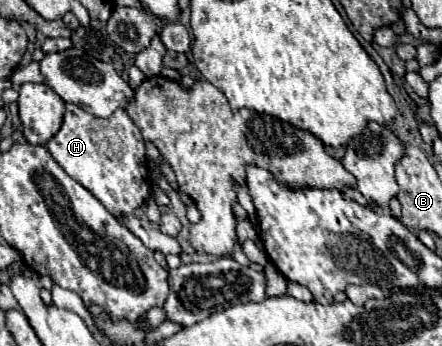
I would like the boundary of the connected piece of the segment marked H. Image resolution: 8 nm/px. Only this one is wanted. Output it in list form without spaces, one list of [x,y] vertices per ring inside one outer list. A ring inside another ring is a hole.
[[[66,104],[64,122],[46,148],[62,170],[90,190],[92,196],[96,196],[100,204],[114,216],[132,214],[150,198],[144,140],[138,126],[122,108],[118,108],[110,118],[96,118],[76,104]]]

